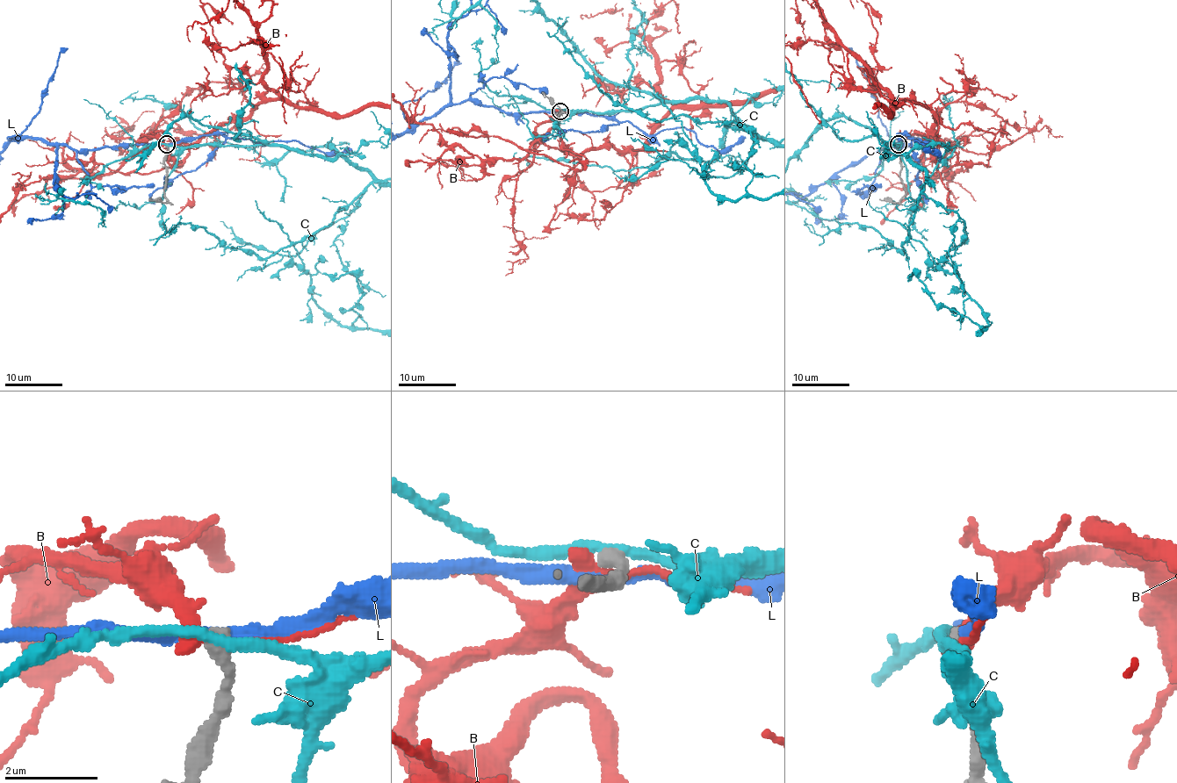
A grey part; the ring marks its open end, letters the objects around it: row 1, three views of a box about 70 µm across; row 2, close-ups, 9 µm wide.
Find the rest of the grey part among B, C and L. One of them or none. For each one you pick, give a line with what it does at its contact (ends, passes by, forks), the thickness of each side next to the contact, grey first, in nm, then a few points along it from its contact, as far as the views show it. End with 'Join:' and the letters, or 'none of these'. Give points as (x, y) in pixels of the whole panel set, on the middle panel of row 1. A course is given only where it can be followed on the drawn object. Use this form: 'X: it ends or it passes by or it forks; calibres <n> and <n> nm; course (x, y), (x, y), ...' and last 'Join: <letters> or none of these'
Join: none of these

